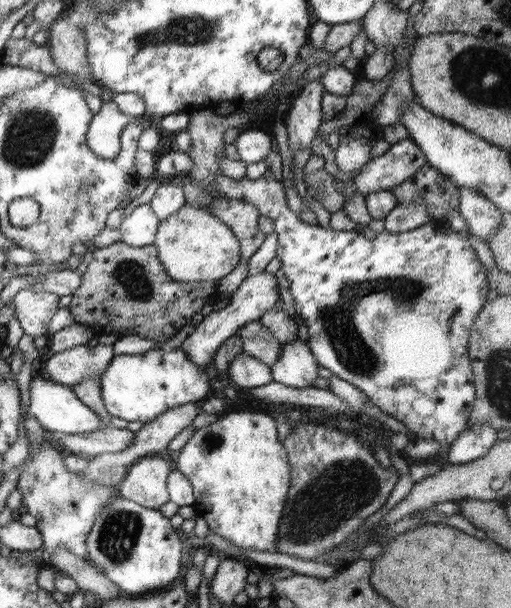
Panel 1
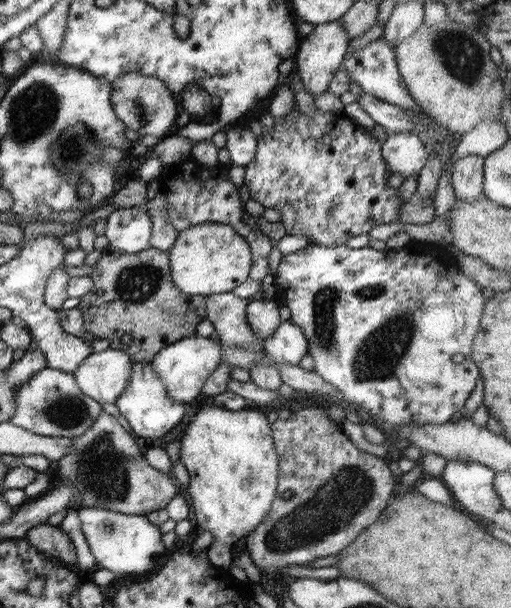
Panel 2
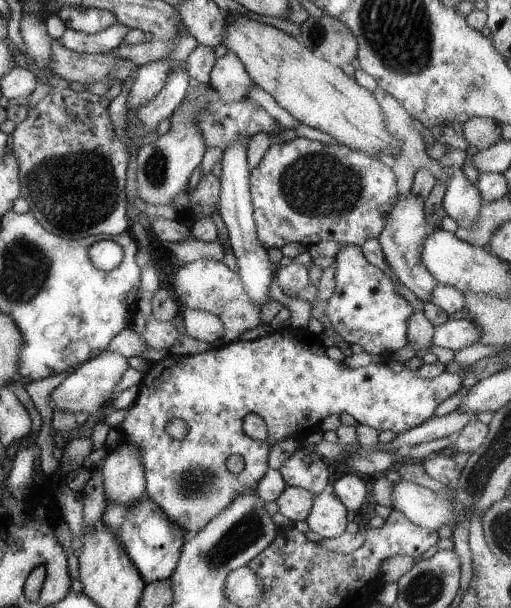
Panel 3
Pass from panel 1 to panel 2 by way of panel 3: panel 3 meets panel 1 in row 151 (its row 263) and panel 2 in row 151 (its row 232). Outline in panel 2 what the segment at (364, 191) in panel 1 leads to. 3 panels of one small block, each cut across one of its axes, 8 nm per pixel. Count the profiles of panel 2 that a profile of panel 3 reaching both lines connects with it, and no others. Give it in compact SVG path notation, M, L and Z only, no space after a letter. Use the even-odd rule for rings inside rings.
M389 133L382 139L381 155L392 172L408 178L424 168L431 152L418 134Z

